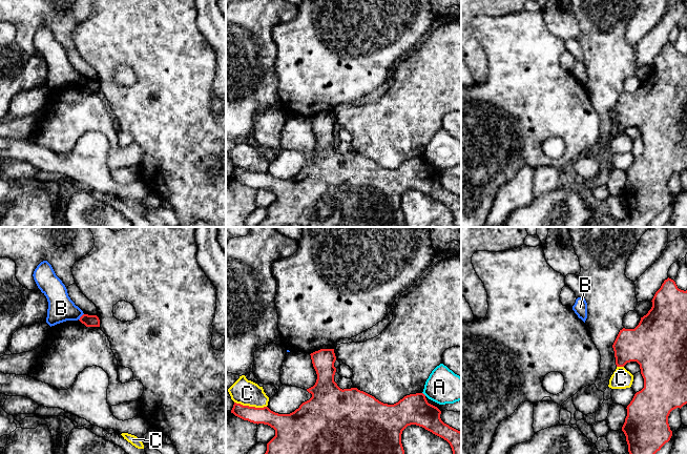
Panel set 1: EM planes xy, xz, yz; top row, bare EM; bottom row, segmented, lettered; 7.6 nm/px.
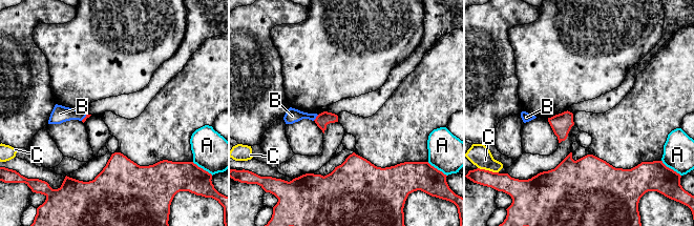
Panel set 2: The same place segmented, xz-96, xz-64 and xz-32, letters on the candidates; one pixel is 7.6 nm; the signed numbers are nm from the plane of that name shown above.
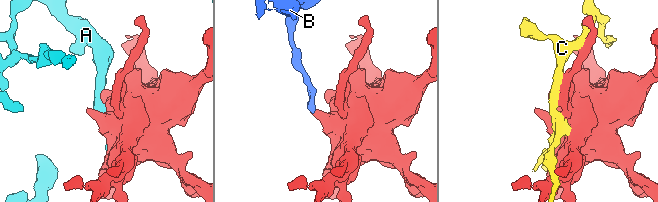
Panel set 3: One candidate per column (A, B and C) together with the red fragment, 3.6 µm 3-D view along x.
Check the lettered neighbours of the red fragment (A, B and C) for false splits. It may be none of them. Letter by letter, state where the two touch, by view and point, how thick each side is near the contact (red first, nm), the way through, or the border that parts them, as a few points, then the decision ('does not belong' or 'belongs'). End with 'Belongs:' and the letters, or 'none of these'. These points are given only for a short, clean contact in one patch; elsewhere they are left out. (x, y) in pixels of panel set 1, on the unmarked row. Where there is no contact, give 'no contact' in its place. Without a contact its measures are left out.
A: xz (423, 159) | 240/260 nm | does not belong
B: xy (81, 81) | 100/200 nm | along xy (83, 78), (79, 84) | does not belong
C: xz (250, 171) | 130/190 nm | does not belong
Belongs: none of these

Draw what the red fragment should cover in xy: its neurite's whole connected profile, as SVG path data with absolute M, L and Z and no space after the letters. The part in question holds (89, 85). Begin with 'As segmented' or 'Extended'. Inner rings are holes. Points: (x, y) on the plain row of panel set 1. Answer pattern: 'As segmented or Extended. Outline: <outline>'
As segmented. Outline: M83 79L79 85L86 91L100 91L100 84L97 80Z

